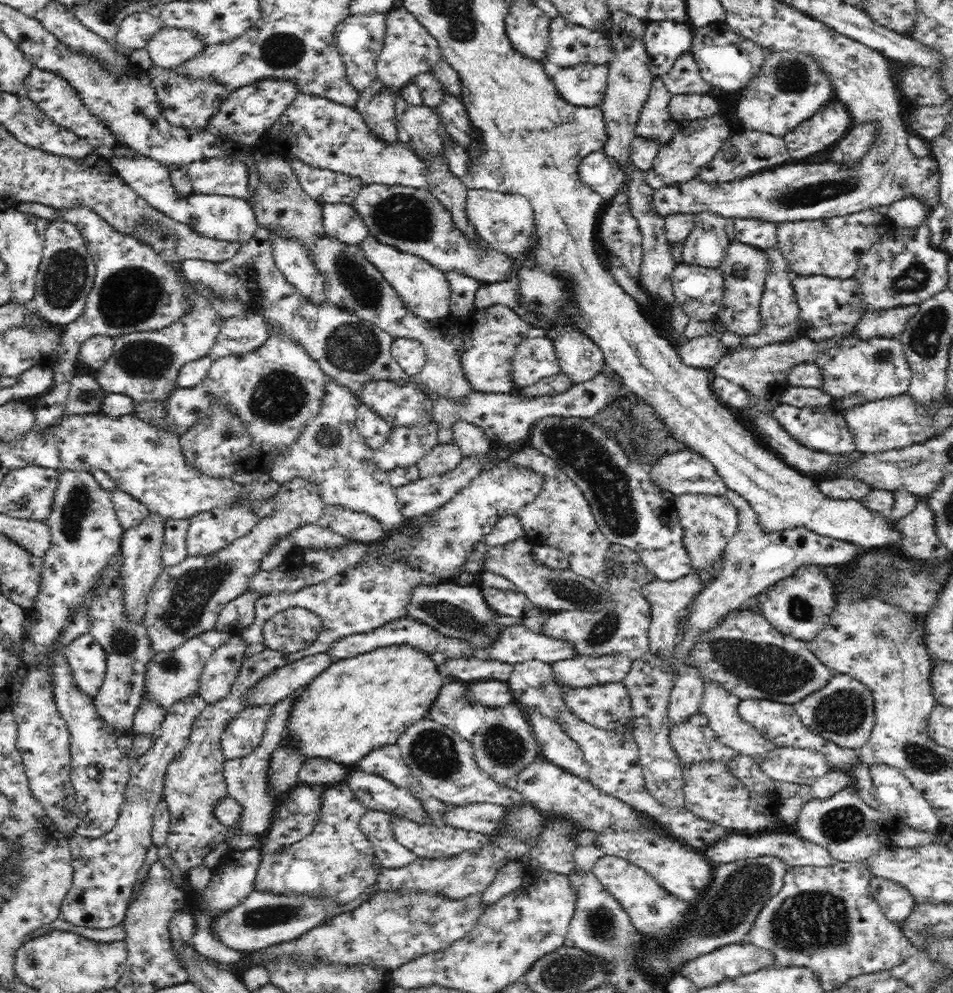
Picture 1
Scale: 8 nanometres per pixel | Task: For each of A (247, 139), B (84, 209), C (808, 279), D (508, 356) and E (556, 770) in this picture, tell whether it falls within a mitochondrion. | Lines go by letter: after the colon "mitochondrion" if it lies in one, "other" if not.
A: other
B: other
C: other
D: other
E: other

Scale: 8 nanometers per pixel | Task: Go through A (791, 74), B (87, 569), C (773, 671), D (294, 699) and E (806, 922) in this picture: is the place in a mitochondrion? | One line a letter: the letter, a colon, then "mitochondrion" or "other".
A: mitochondrion
B: other
C: mitochondrion
D: other
E: mitochondrion

